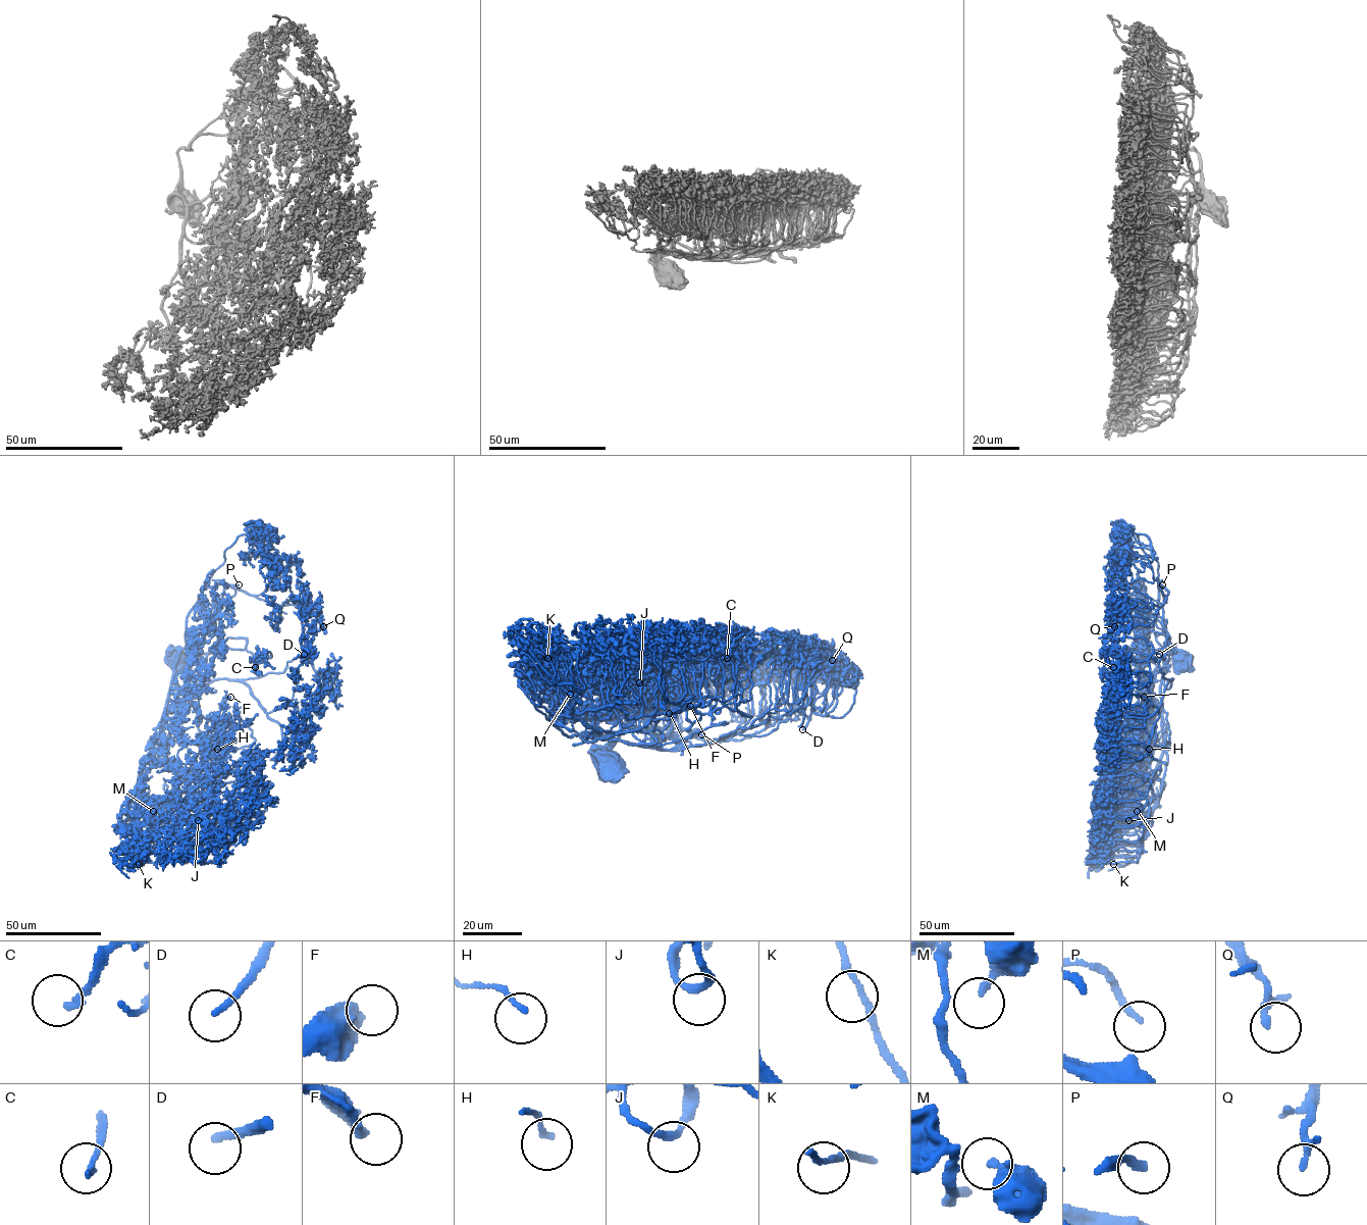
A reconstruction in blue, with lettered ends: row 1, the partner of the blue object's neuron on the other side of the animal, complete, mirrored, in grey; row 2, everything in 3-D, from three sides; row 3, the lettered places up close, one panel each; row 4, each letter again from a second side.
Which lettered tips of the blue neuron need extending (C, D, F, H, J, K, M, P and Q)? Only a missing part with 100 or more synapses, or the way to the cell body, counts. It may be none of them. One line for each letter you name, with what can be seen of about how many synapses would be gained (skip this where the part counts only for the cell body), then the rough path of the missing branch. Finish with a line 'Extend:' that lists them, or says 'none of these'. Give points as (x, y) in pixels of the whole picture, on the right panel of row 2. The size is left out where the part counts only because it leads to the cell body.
P: about 2500 synapses; missing branch runs (1162, 584), (1159, 591), (1133, 580), (1125, 589), (1131, 617), (1150, 626), (1141, 627), (1139, 636), (1128, 634)
Extend: P

